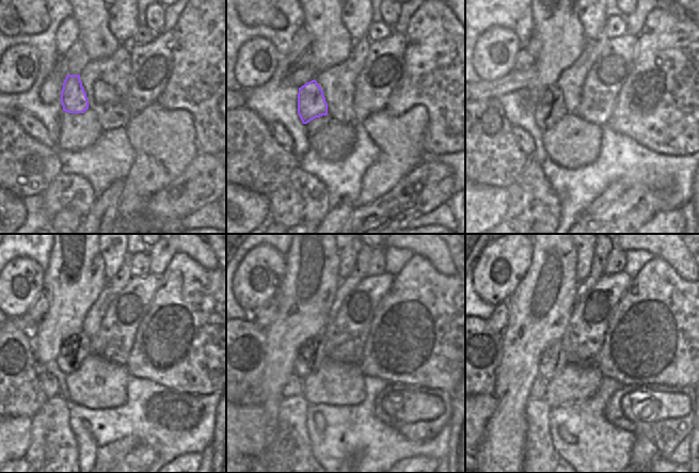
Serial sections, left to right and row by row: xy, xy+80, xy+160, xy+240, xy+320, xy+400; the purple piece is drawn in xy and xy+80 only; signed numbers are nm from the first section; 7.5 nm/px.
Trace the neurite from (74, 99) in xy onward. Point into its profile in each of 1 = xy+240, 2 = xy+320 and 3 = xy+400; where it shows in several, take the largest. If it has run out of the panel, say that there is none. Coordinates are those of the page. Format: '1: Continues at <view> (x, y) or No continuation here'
1: Continues at xy+240 (77, 348)
2: Continues at xy+320 (308, 361)
3: Continues at xy+400 (553, 360)

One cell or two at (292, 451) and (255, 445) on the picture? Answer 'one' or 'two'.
two

